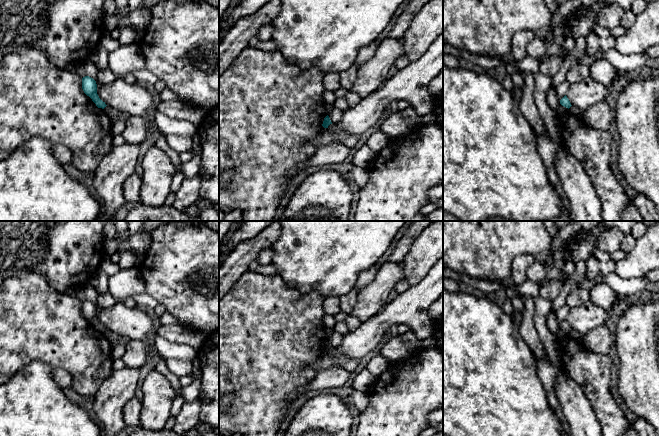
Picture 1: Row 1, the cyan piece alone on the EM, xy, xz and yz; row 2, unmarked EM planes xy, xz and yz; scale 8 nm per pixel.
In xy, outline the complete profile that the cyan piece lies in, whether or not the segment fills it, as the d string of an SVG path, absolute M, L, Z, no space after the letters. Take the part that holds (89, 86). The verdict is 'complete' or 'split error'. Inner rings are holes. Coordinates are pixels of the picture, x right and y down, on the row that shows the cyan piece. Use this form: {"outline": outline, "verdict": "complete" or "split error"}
{"outline": "M85 76L82 78L82 89L84 93L89 96L92 101L96 104L98 108L104 109L107 105L103 102L97 94L97 84L96 81L89 77Z", "verdict": "complete"}

